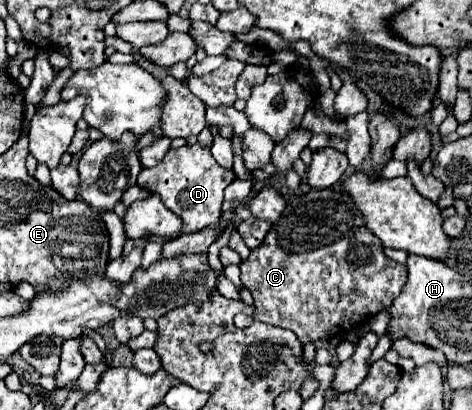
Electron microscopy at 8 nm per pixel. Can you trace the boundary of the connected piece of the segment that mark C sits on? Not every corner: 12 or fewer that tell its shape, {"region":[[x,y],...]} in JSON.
{"region":[[339,189],[287,197],[239,267],[255,317],[303,345],[401,293]]}

